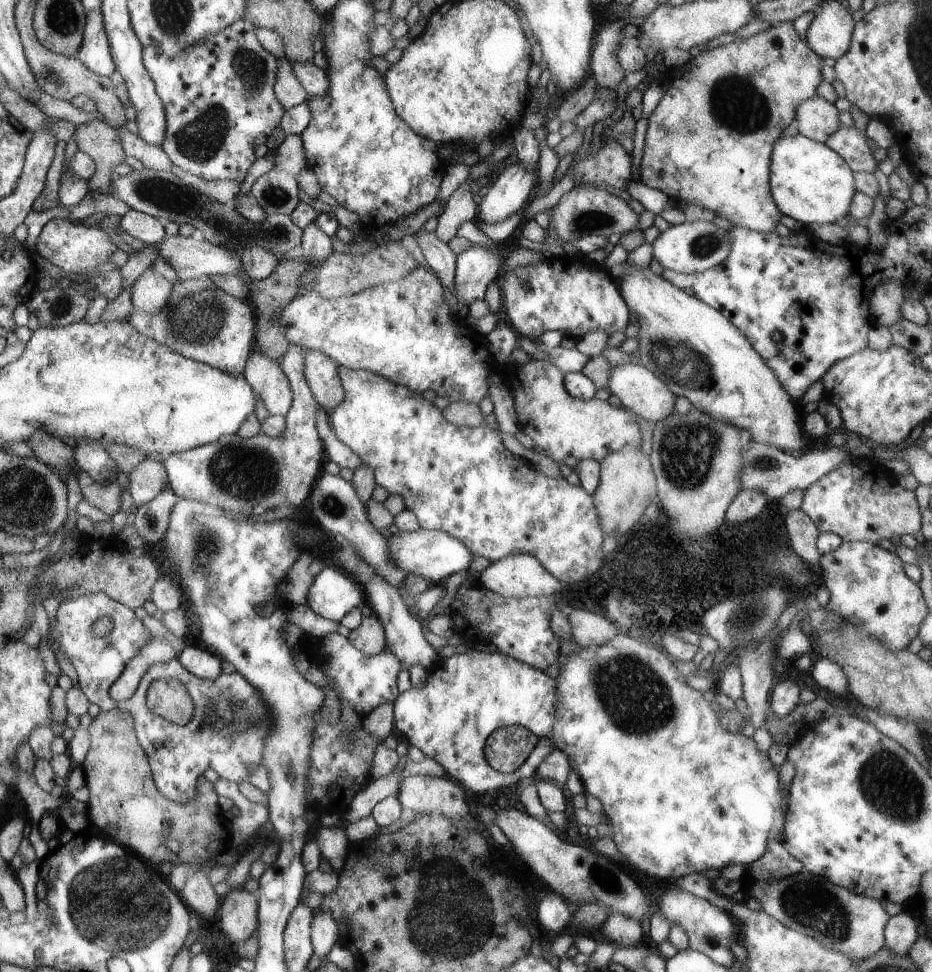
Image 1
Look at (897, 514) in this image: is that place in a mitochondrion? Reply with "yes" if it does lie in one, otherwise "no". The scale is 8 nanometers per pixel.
no

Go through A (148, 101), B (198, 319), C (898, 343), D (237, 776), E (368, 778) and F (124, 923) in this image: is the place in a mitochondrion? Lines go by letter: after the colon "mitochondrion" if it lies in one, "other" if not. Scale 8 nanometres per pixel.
A: other
B: mitochondrion
C: other
D: other
E: other
F: mitochondrion

